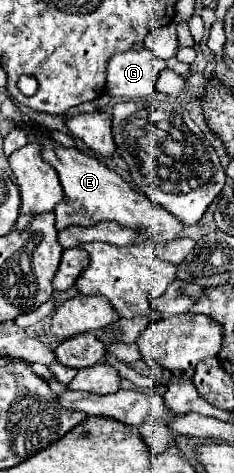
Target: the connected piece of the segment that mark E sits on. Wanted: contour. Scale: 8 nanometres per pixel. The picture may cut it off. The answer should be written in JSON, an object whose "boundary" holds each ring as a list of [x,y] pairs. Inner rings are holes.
{"boundary":[[[29,132],[29,138],[37,138],[37,142],[43,146],[43,158],[51,162],[61,178],[65,198],[55,206],[57,230],[63,230],[67,226],[93,226],[103,220],[115,220],[123,228],[131,228],[139,234],[135,238],[135,244],[147,240],[153,240],[155,244],[165,244],[181,238],[183,224],[171,212],[145,198],[145,194],[135,192],[117,172],[109,170],[97,158],[87,156],[77,148],[63,148],[41,132]]]}

